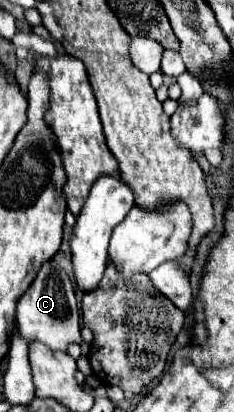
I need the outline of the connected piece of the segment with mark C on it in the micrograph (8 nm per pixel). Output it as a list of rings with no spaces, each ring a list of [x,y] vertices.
[[[45,262],[37,272],[37,278],[31,282],[29,290],[21,296],[17,304],[17,326],[27,342],[39,340],[51,350],[67,350],[67,344],[81,342],[79,332],[79,308],[73,292],[71,278],[55,262]]]

